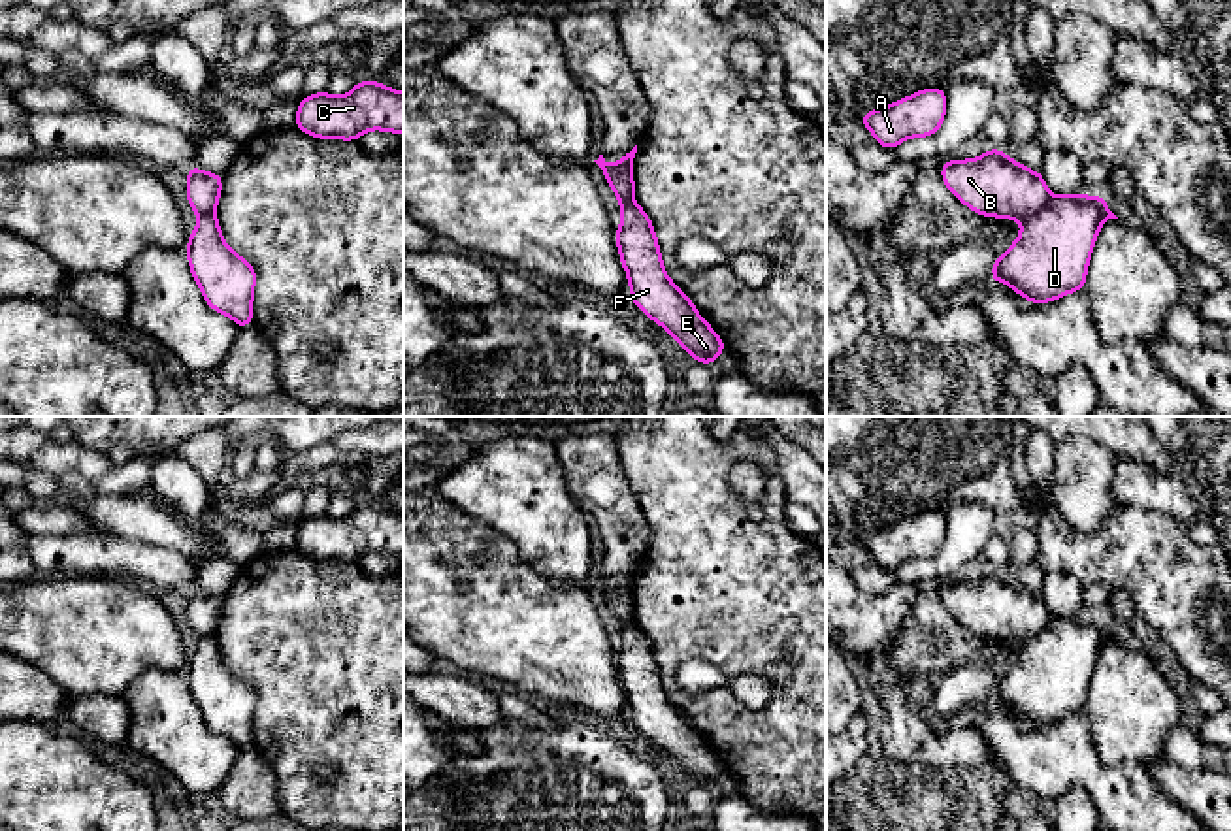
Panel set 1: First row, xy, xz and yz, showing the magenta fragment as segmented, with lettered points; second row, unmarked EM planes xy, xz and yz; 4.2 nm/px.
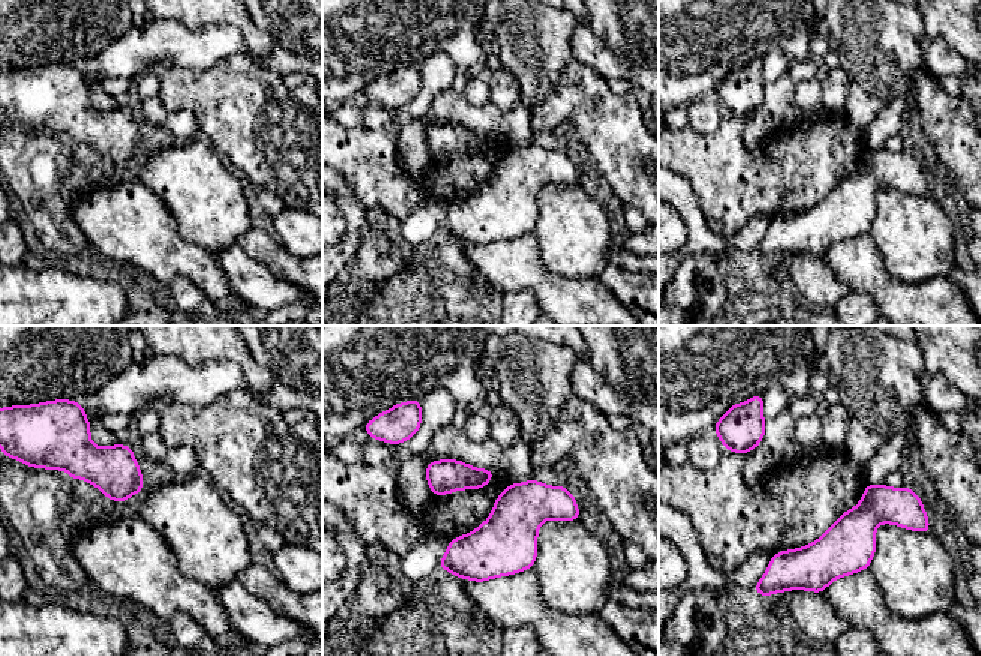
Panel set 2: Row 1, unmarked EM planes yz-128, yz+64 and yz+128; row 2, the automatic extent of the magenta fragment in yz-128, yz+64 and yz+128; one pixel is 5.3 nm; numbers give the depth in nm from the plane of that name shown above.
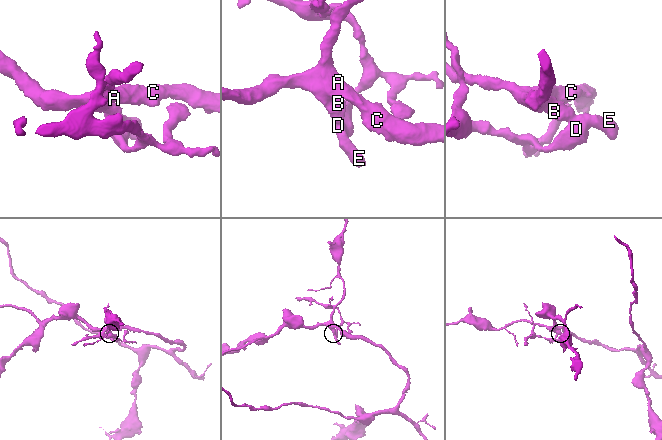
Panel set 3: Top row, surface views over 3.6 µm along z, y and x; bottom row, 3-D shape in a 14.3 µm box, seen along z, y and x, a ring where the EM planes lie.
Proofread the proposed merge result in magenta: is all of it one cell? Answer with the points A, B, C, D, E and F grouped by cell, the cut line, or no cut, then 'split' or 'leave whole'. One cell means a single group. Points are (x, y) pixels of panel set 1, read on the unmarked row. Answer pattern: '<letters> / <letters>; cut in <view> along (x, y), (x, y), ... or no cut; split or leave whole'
A B C / D E F; cut in yz along (1050, 617), (1022, 647); split

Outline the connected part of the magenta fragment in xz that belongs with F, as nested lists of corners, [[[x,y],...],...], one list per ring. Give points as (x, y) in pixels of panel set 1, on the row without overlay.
[[[635,622],[620,627],[620,635],[616,669],[632,724],[667,752],[694,784],[711,788],[726,773],[724,763],[667,699],[650,639]]]

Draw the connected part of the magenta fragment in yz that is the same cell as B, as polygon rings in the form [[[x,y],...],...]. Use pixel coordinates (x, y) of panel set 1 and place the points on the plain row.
[[[988,571],[973,582],[939,588],[943,605],[977,637],[1029,643],[1050,622],[1042,595],[1014,584],[1001,571]]]

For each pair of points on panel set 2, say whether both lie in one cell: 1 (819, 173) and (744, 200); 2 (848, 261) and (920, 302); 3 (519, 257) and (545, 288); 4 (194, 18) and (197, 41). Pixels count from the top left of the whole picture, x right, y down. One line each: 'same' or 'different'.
1: same
2: same
3: same
4: different

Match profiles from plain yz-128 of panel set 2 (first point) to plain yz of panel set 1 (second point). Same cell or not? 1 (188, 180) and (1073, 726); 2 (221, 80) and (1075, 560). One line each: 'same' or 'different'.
1: different
2: same

